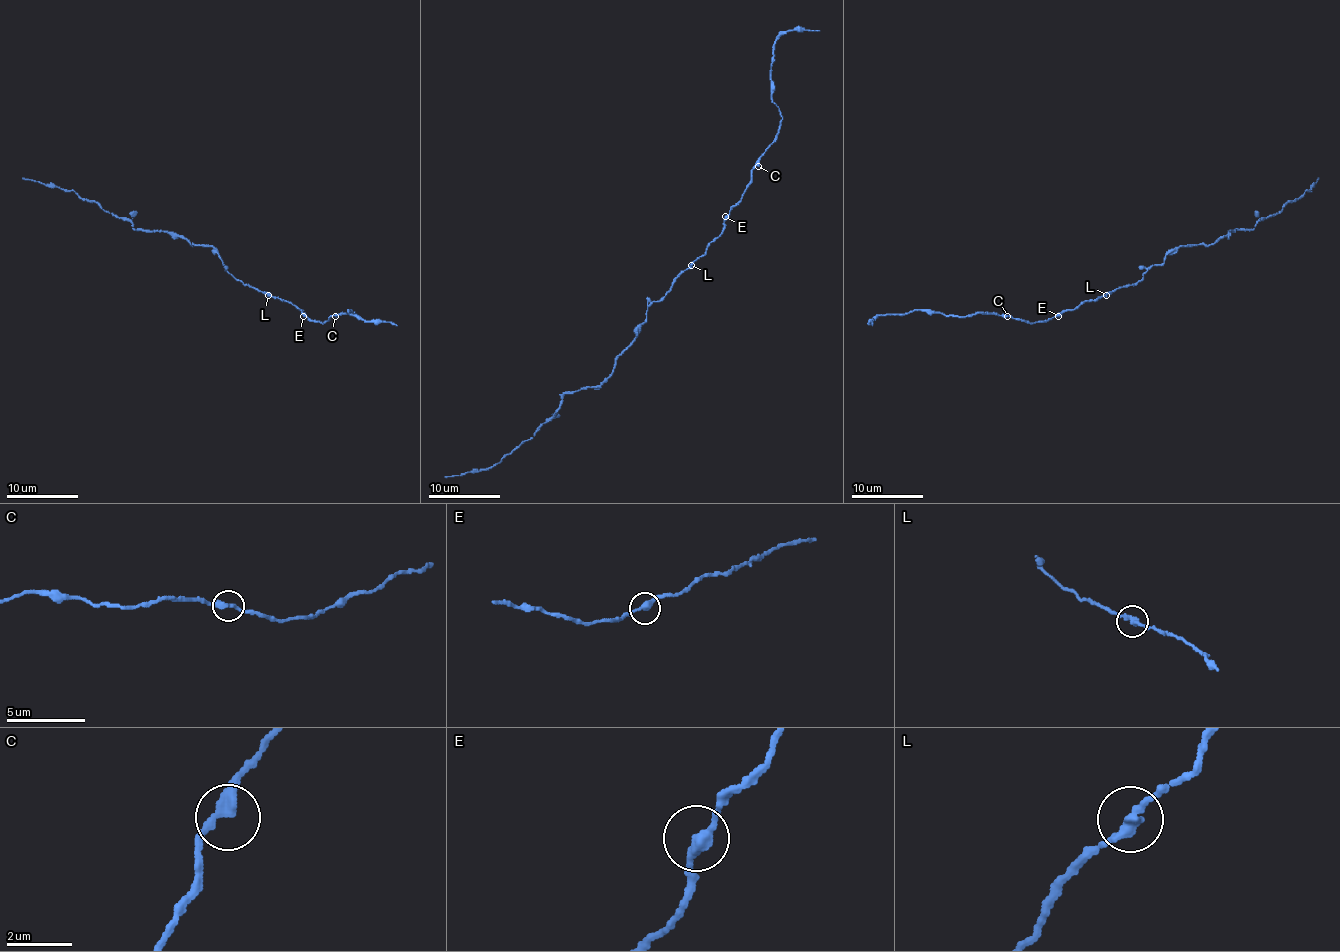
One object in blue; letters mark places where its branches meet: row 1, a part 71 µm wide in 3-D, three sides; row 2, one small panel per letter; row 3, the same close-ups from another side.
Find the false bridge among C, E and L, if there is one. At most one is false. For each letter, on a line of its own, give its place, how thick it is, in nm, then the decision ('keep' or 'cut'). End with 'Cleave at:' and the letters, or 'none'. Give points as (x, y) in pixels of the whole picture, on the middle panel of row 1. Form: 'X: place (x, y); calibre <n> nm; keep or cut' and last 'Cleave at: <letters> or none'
C: place (758, 166); calibre 320 nm; keep
E: place (725, 216); calibre 300 nm; keep
L: place (691, 265); calibre 300 nm; keep
Cleave at: none

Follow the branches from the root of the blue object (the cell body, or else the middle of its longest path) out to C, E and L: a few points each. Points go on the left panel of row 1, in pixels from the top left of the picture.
C: (249, 285), (290, 301), (315, 321), (322, 323), (335, 316)
E: (249, 285), (290, 301), (303, 316)
L: (249, 285), (268, 294)

